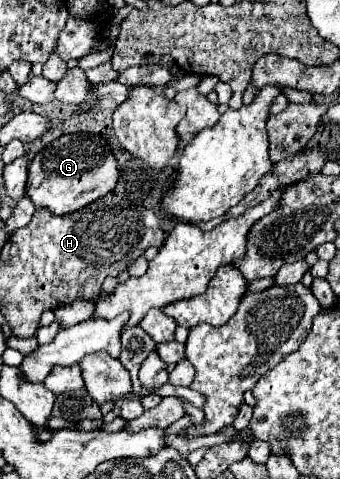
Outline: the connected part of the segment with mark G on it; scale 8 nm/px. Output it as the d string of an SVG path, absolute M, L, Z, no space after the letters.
M65 134L35 154L25 192L37 208L47 208L51 214L71 214L97 198L111 192L117 184L119 168L107 142L93 134Z

